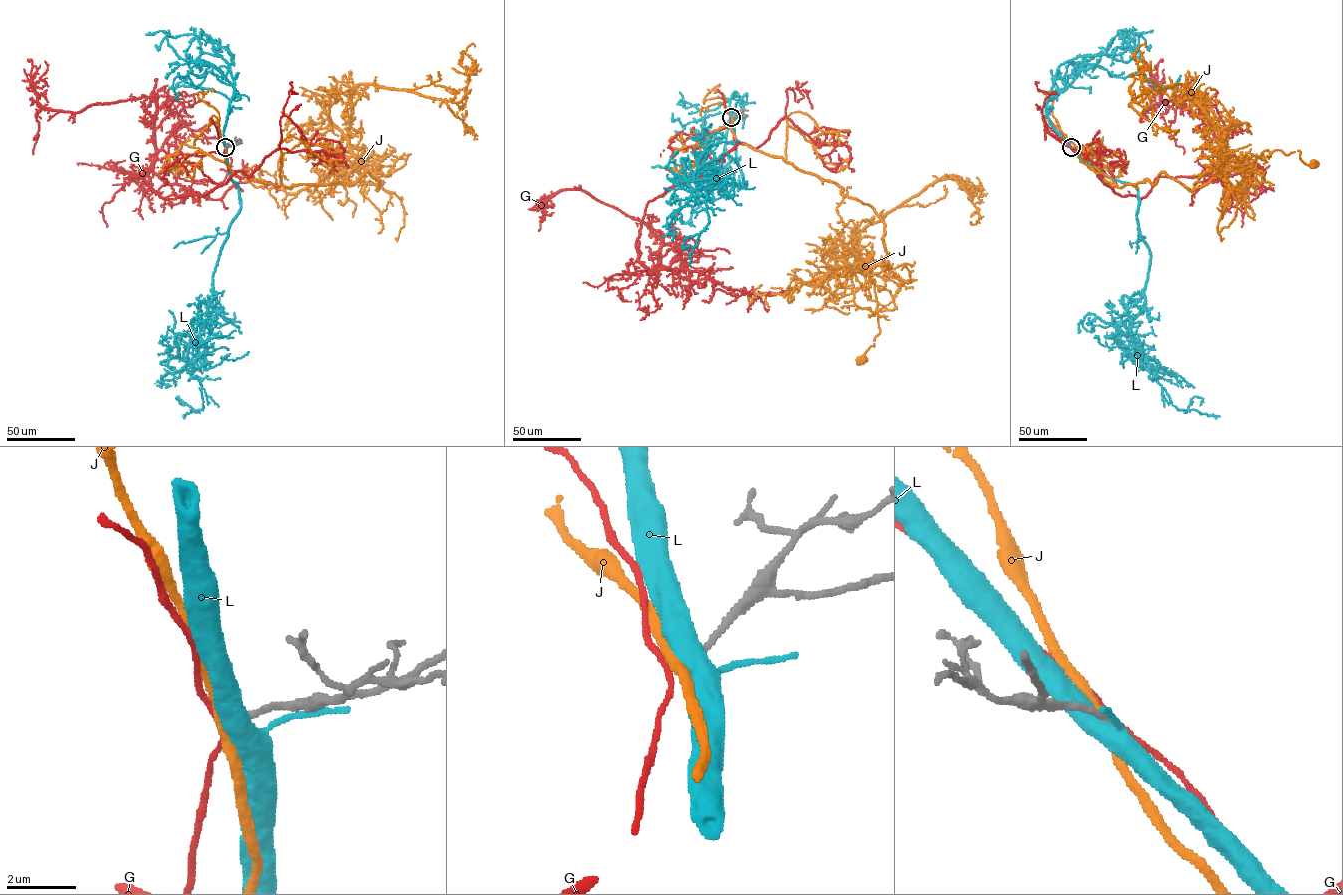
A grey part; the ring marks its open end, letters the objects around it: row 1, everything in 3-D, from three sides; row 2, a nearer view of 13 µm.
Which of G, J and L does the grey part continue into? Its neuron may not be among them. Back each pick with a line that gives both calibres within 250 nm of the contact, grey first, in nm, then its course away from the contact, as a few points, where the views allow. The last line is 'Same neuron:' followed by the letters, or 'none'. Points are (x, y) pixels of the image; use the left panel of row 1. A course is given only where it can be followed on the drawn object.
Same neuron: none

